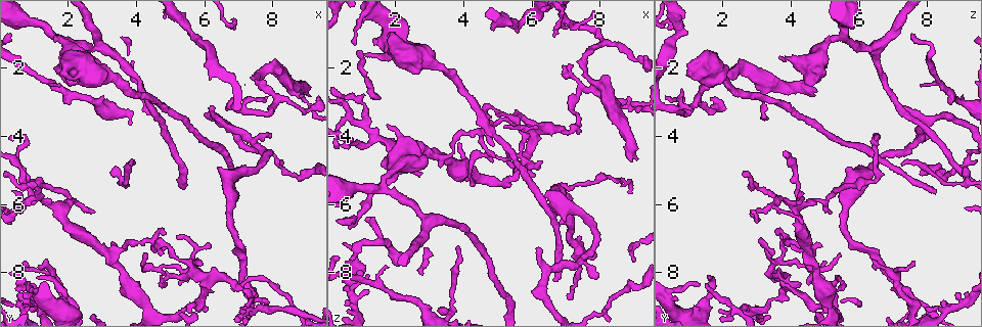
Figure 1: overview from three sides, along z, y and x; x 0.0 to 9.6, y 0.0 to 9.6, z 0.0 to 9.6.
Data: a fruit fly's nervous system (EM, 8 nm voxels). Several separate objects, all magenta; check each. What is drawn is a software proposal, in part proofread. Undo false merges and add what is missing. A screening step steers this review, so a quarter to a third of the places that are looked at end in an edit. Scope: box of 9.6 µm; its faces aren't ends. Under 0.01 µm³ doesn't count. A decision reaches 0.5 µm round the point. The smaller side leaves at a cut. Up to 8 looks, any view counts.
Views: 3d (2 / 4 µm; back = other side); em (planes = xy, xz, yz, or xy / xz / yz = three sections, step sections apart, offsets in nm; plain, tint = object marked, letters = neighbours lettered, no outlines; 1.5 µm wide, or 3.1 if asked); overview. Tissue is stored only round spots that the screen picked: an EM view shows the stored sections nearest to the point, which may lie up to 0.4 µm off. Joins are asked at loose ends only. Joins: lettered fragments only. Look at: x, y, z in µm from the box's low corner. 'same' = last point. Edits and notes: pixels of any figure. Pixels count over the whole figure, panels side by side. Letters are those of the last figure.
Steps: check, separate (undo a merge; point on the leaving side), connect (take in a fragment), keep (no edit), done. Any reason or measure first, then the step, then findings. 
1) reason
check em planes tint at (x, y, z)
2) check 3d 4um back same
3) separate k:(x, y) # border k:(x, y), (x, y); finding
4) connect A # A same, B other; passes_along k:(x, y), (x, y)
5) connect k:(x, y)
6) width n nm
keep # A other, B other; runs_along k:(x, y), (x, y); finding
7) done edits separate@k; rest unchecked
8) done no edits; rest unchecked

free end
check 3d 2um at (6.20, 3.20, 7.35)

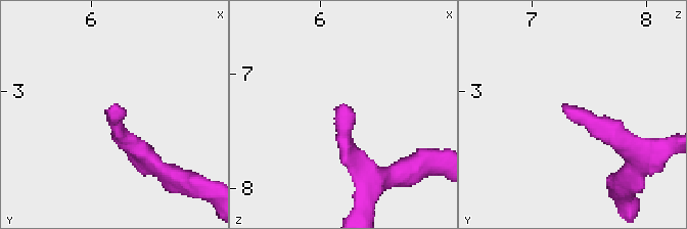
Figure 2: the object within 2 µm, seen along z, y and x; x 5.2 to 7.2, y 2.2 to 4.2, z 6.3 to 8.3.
check em xz step 8 letters at (6.18, 3.16, 7.26)

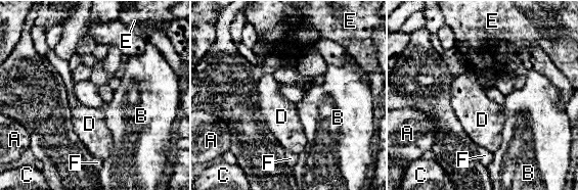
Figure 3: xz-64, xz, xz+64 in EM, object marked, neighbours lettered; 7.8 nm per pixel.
check em yz step 8 letters same

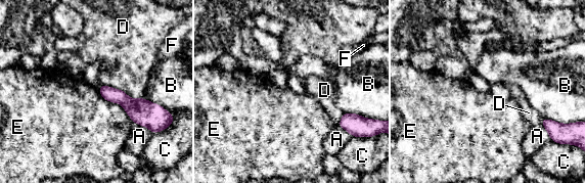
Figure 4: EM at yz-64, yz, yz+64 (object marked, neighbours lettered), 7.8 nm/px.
width 110 nm
keep # A other, B other, C other, D other, E other, F other; none of them fits

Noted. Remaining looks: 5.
check em planes letters at (6.75, 5.65, 8.25)

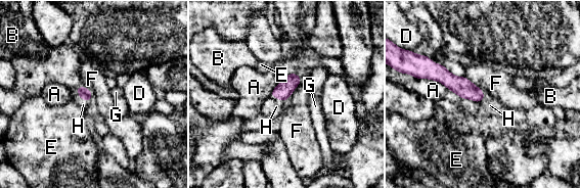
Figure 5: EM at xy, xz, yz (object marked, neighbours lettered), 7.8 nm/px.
connect H # A other, B other, D other, E other, F other, G other, H same; passes_along 5:(283, 90), (277, 97), (273, 104); the neuron continues

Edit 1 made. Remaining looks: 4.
sudden change in width
check 3d 4um back at (1.65, 1.15, 5.55)

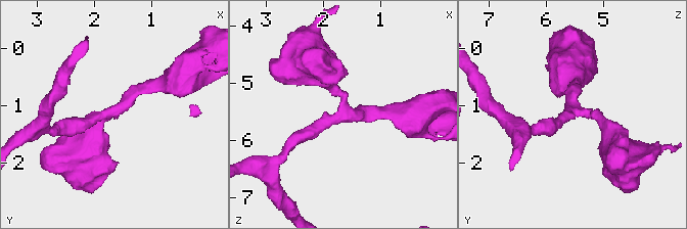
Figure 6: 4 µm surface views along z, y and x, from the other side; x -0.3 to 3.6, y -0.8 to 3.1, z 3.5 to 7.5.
now the EM
check em planes letters at (1.65, 1.10, 5.45)

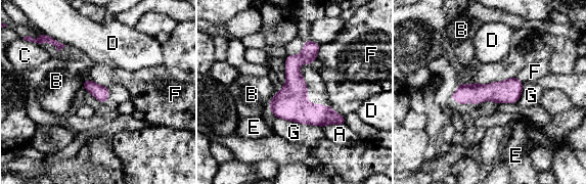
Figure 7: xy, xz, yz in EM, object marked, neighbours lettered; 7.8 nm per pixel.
arms 3; arm_widths 200, 240, 300 nm
keep # A other, B other, C other, D other, E other, F other, G other; continuous, no second neuron

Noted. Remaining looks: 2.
done edits connect@5; rest unchecked

